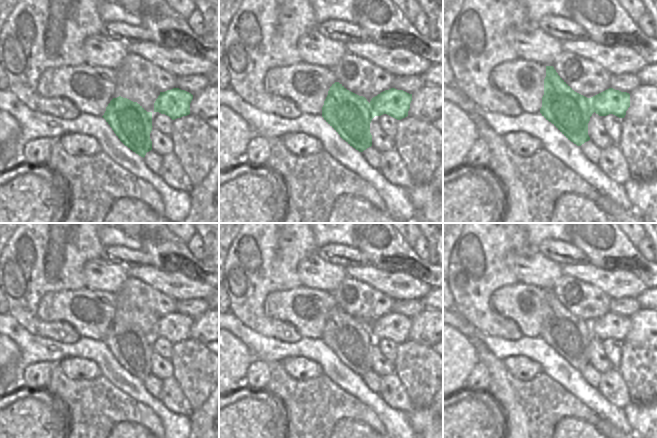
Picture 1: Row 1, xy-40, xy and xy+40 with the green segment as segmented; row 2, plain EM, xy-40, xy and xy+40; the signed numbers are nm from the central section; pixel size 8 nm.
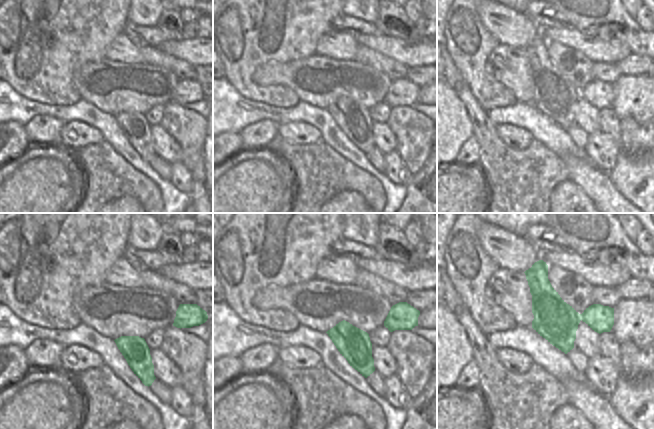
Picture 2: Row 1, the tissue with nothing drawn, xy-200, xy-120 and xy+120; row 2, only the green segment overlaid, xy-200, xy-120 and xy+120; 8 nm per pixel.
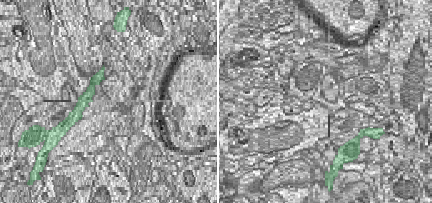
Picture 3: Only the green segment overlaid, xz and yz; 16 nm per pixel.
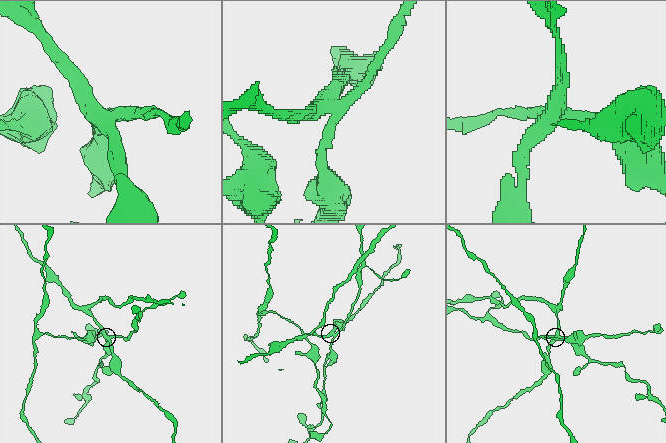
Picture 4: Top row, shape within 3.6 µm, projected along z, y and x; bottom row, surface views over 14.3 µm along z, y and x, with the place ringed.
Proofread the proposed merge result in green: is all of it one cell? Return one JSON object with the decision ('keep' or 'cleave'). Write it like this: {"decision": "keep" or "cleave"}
{"decision": "cleave"}

